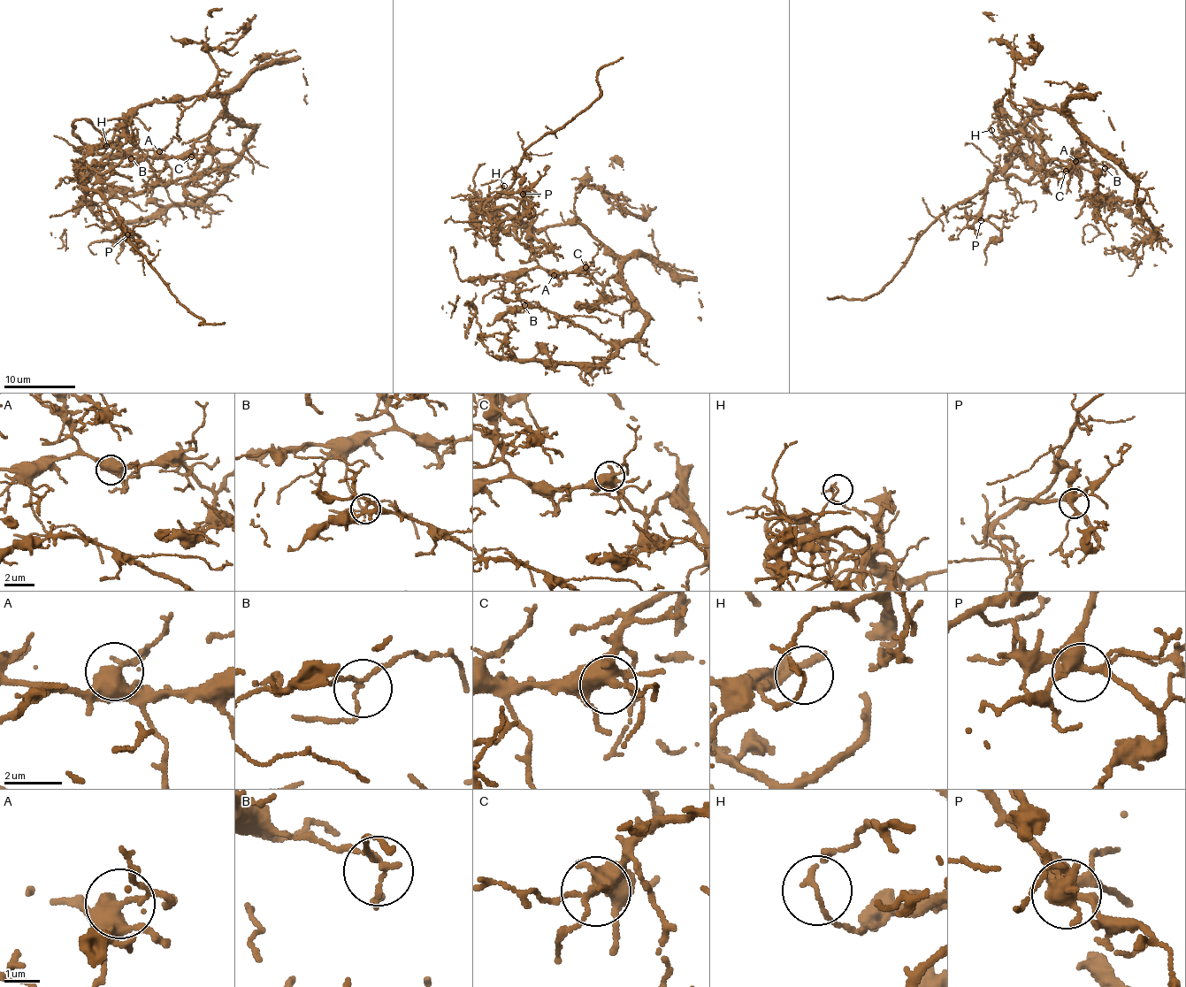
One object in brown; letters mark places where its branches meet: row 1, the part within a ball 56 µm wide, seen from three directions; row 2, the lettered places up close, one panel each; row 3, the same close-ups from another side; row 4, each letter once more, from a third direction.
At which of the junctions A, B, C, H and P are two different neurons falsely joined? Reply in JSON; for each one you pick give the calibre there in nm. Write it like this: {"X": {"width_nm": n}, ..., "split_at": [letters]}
{"H": {"width_nm": 130}, "split_at": ["H"]}

